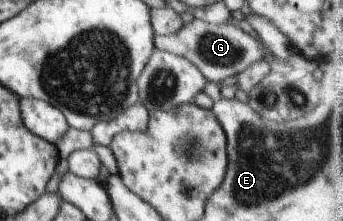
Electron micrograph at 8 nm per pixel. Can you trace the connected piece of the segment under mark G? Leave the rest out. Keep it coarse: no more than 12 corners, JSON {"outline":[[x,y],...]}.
{"outline":[[195,18],[154,46],[192,61],[209,82],[270,52],[233,24]]}

